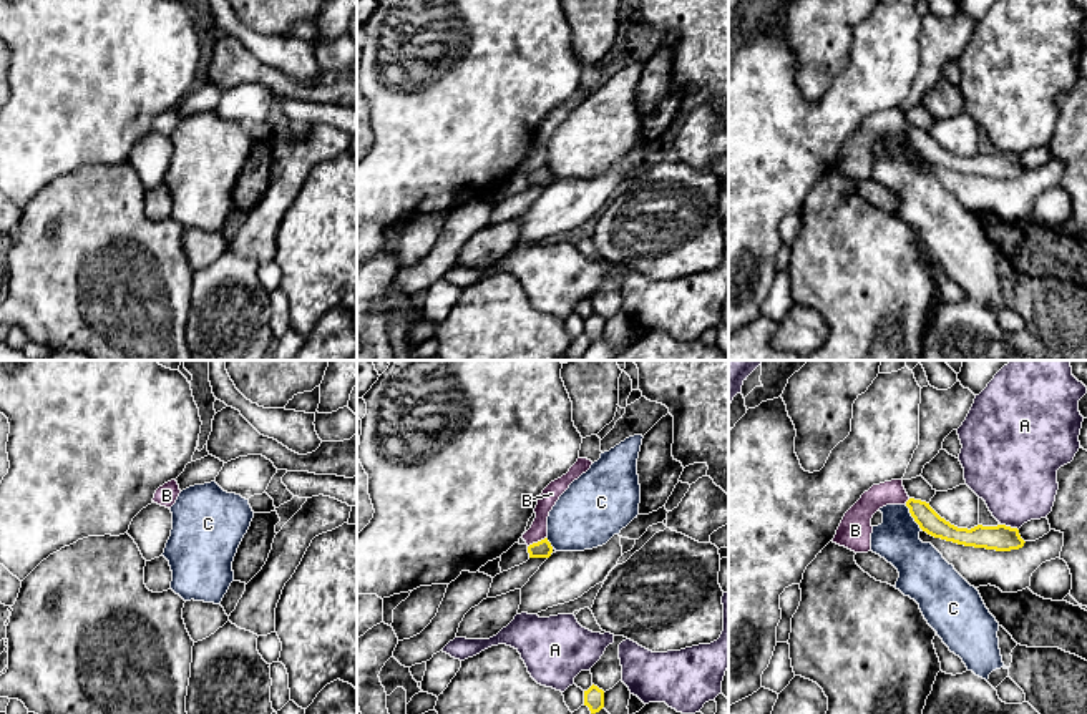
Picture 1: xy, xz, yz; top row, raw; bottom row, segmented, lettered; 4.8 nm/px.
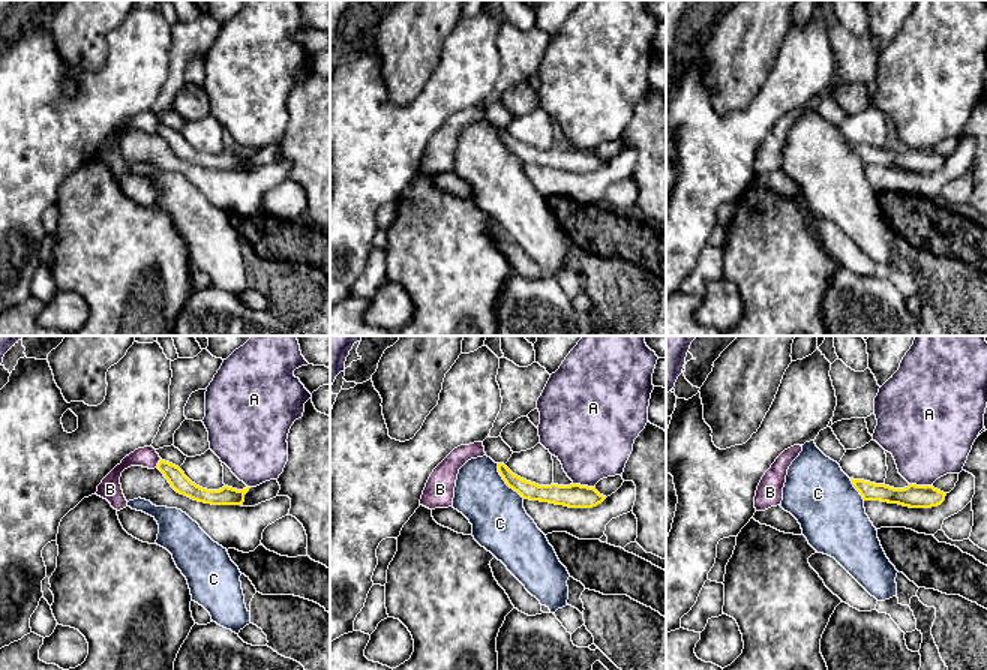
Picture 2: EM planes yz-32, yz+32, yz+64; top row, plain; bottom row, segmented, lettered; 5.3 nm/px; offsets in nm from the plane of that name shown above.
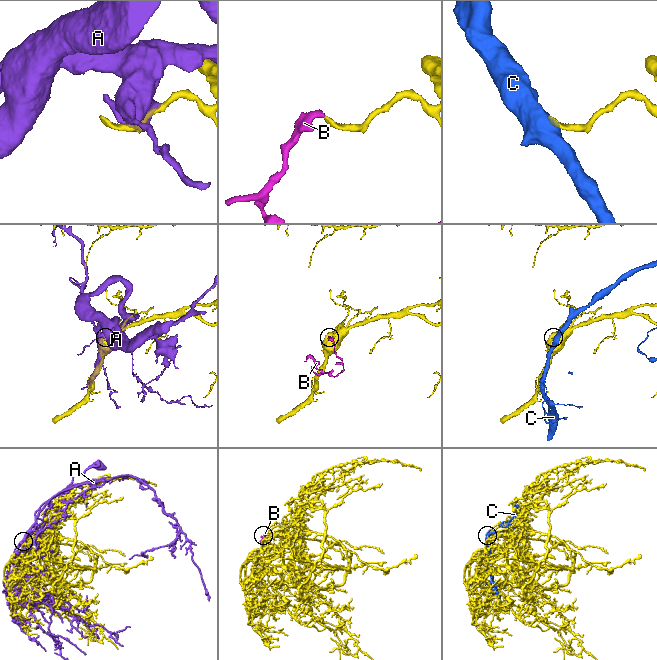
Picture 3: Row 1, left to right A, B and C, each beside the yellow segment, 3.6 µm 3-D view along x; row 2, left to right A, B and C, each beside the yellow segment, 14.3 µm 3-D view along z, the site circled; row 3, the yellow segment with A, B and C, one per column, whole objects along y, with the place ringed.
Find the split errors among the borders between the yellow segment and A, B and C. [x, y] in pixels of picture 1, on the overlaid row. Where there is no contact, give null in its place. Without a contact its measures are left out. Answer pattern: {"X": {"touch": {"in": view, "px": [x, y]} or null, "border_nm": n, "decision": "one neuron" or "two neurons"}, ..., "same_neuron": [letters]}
{"A": {"touch": {"in": "yz", "px": [1009, 527]}, "border_nm": 90, "decision": "two neurons"}, "B": {"touch": {"in": "xz", "px": [538, 542]}, "border_nm": 100, "decision": "two neurons"}, "C": {"touch": {"in": "yz", "px": [911, 515]}, "border_nm": 150, "decision": "two neurons"}, "same_neuron": []}

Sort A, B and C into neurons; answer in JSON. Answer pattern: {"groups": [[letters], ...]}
{"groups": [["A"], ["B"], ["C"]]}

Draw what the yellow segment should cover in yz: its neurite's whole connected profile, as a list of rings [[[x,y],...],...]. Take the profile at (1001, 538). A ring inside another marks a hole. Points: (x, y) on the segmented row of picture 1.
[[[909,498],[906,501],[911,516],[923,531],[934,538],[953,541],[964,546],[986,548],[996,551],[1011,551],[1024,546],[1024,540],[1017,528],[1006,525],[982,526],[977,525],[971,530],[958,528],[941,518],[926,501]]]

